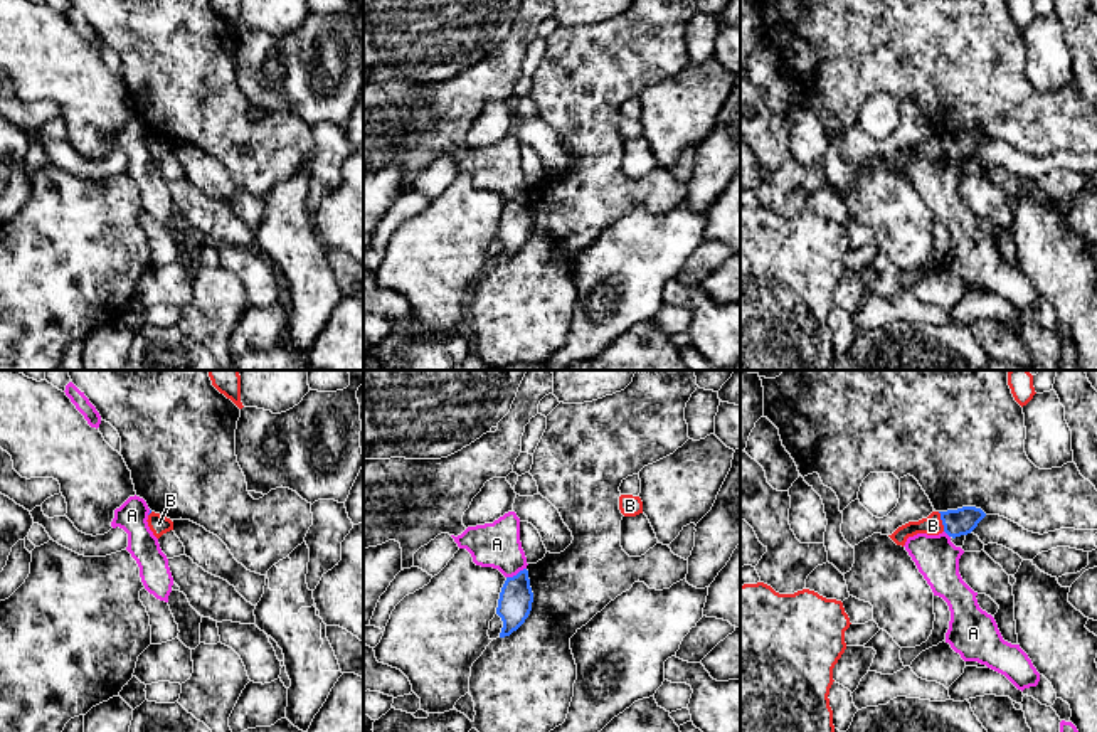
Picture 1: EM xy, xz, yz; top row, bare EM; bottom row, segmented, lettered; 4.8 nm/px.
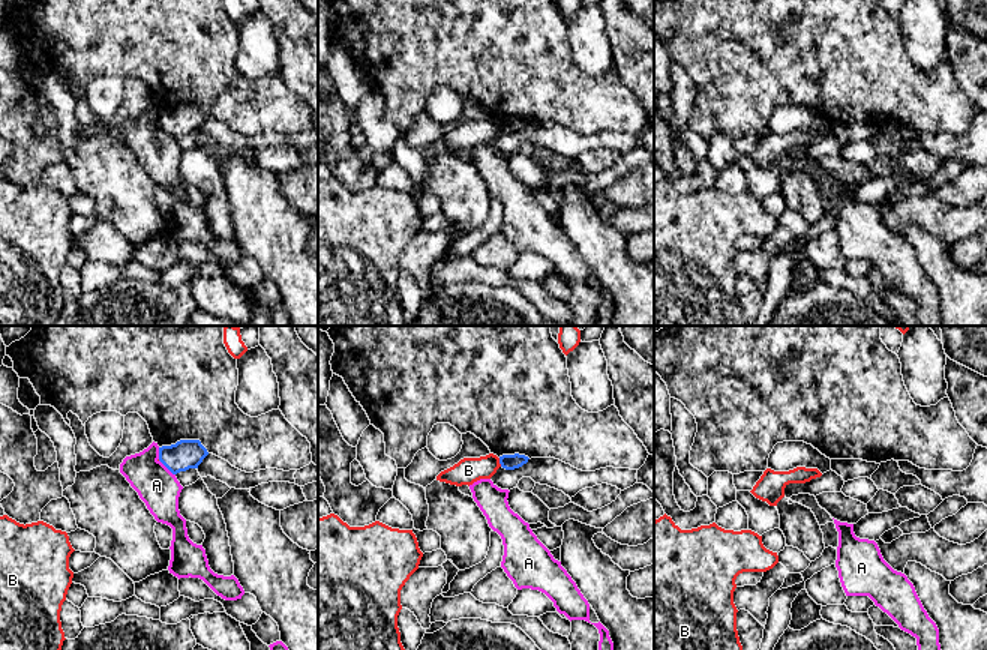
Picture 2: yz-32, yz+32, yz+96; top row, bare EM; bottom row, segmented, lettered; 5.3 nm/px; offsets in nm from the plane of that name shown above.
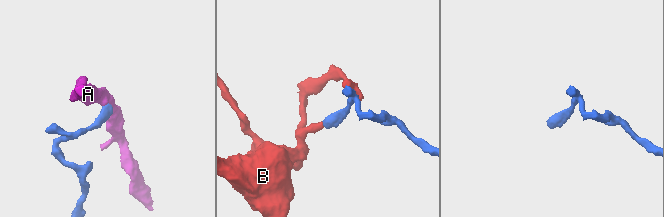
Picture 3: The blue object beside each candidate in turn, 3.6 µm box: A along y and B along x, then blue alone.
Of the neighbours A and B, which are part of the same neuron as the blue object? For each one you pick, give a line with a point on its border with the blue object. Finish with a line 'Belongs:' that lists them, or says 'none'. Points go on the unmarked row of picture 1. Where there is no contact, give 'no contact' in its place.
Belongs: none

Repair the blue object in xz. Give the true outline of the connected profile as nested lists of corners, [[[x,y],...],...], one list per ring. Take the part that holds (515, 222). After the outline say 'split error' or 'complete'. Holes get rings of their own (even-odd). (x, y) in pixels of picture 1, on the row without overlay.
[[[523,192],[517,199],[506,200],[496,231],[496,237],[503,244],[500,261],[510,259],[525,246],[532,234],[532,225],[533,215],[528,194]]]; complete

